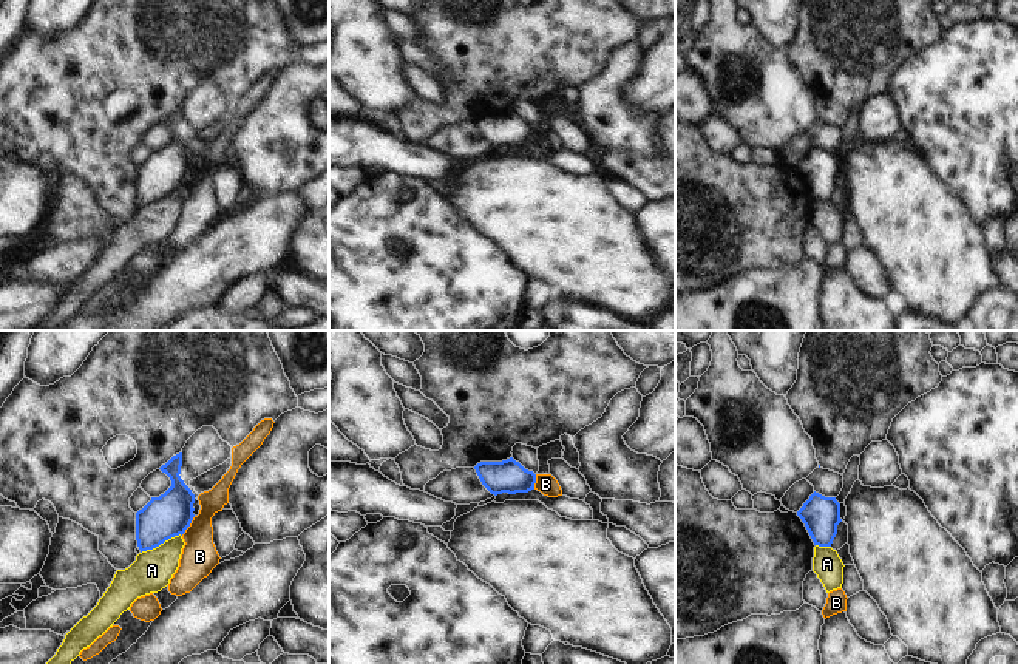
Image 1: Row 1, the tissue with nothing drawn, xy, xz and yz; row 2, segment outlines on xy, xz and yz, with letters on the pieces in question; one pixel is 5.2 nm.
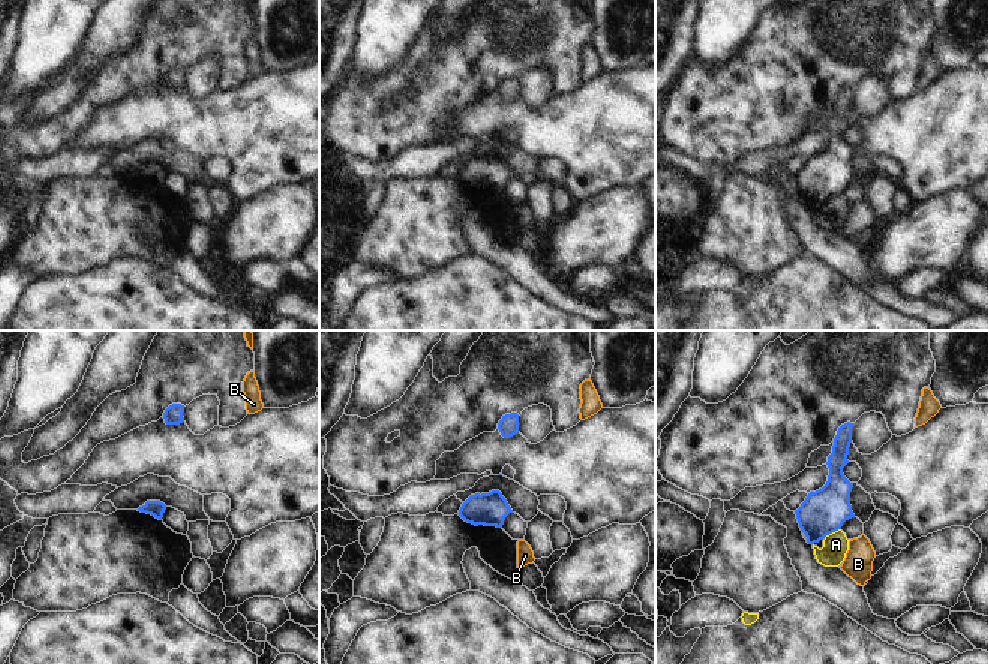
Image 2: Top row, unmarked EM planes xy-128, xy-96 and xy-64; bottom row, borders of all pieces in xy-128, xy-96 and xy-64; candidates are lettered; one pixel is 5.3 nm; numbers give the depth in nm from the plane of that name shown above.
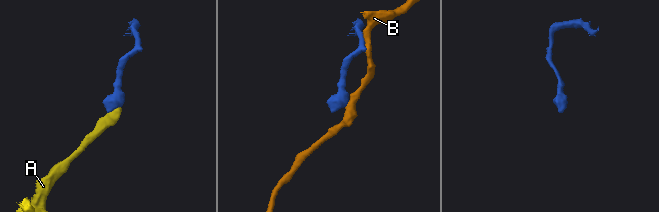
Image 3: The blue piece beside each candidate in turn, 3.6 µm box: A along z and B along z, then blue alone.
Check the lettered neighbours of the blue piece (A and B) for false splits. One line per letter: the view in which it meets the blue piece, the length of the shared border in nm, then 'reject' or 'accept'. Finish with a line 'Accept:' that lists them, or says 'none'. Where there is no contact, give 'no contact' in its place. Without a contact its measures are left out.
A: meets blue in xy; contact 240 nm long; reject
B: meets blue in xy; contact 130 nm long; reject
Accept: none

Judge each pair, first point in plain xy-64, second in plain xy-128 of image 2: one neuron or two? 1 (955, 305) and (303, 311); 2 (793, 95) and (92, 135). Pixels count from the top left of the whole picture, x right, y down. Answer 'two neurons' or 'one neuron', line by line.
1: one neuron
2: two neurons

